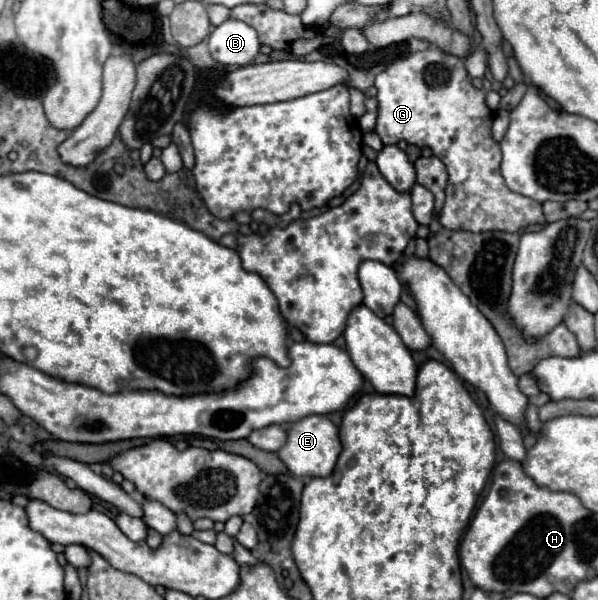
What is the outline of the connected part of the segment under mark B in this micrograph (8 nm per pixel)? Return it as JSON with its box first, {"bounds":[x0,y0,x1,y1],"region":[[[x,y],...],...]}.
{"bounds":[209,19,259,65],"region":[[[227,19],[209,35],[209,53],[221,65],[251,65],[259,53],[259,39],[253,27]]]}

